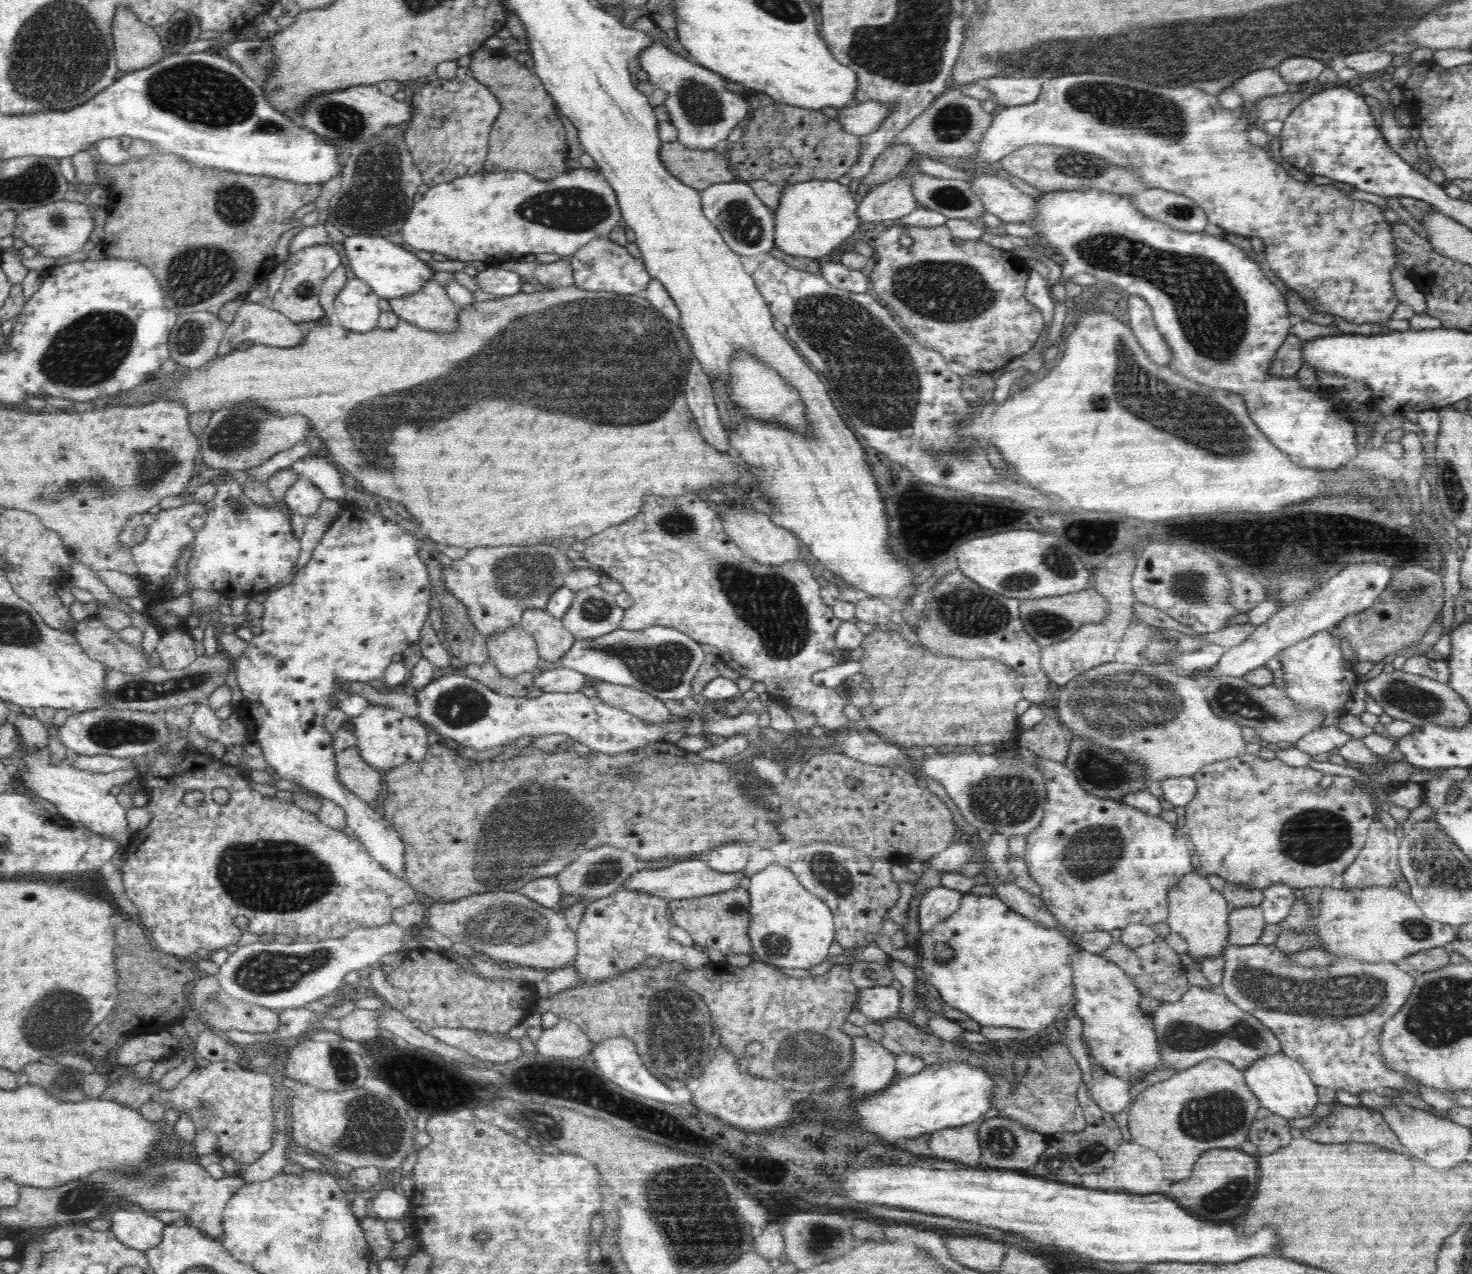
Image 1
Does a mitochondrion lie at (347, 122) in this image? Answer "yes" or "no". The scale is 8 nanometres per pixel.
yes

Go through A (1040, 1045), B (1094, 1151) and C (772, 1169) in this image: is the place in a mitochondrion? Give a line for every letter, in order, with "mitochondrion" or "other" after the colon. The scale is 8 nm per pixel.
A: other
B: mitochondrion
C: other

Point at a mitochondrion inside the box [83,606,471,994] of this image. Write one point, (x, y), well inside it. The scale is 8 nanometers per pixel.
(264, 875)

